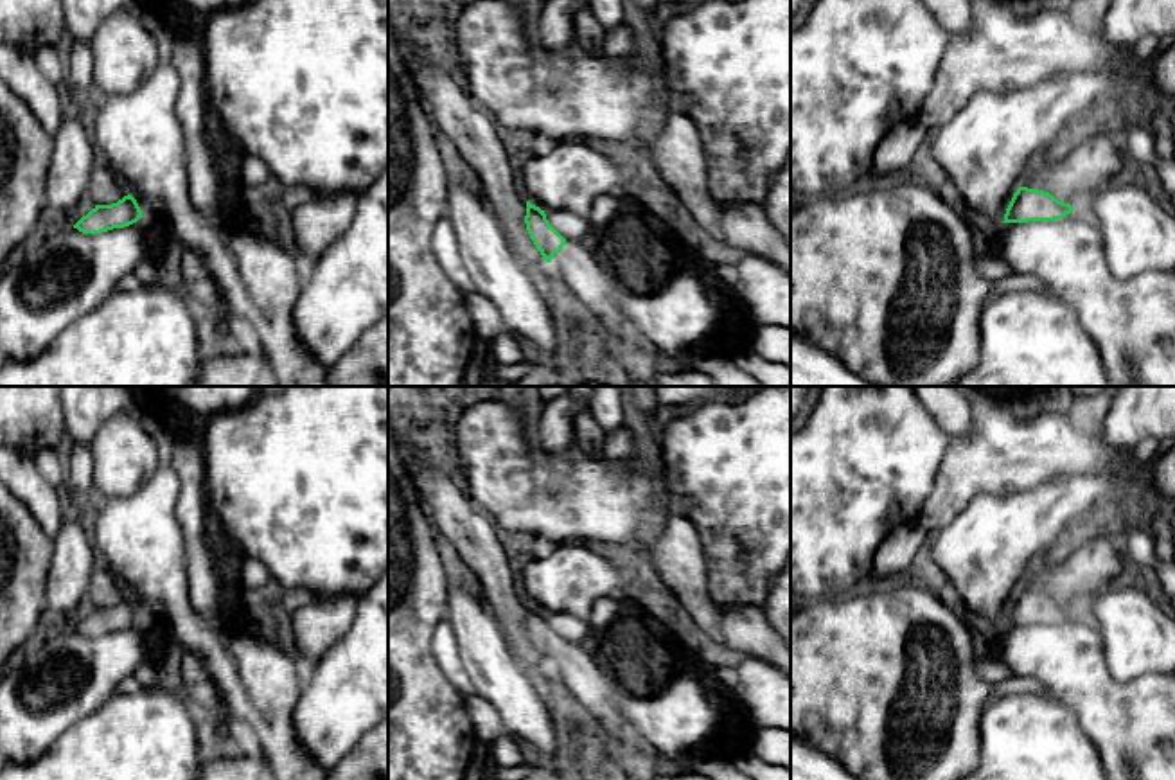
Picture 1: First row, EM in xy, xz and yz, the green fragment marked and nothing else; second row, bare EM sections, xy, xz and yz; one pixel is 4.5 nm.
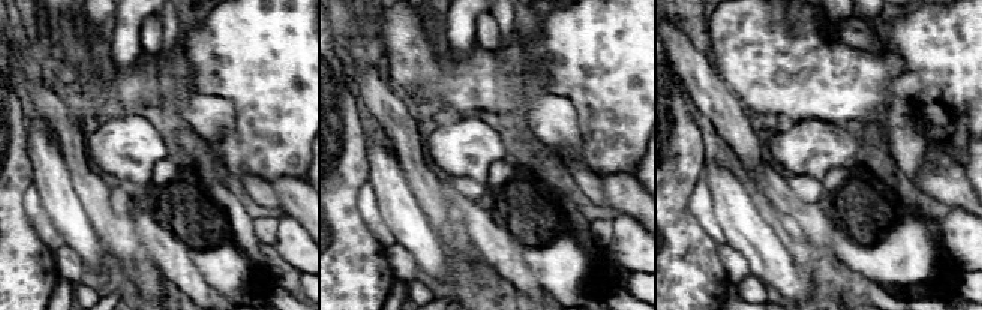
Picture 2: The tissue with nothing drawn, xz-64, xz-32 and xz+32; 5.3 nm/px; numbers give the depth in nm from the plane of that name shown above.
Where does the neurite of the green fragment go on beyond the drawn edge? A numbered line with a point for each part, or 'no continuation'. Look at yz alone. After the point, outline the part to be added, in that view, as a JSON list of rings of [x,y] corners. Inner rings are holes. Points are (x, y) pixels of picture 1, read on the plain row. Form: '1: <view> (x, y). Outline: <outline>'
no continuation

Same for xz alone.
1: xz (595, 694). Outline: [[[566,643],[550,667],[559,674],[562,690],[584,721],[620,753],[643,764],[652,746],[620,712],[620,697],[625,692],[598,667],[593,649]]]

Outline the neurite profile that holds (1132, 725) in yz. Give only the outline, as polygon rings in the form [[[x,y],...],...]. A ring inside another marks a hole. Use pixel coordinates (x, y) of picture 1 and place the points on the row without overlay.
[[[1083,616],[1055,624],[1003,625],[992,651],[1015,676],[1033,678],[1067,705],[1098,748],[1107,780],[1175,780],[1175,674],[1118,683],[1105,667],[1103,638]]]

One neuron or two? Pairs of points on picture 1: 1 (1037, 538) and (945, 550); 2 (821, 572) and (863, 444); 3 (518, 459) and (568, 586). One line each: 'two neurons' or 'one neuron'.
1: one neuron
2: one neuron
3: two neurons

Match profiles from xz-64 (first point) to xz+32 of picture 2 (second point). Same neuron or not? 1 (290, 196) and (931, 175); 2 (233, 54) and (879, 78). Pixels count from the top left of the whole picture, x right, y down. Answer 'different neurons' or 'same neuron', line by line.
1: same neuron
2: different neurons

